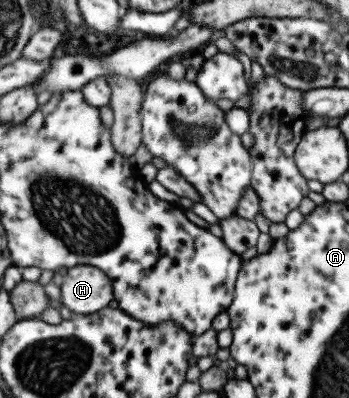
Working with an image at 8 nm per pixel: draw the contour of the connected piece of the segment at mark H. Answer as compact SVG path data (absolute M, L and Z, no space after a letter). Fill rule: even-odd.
M76 265L62 279L59 302L72 314L92 314L107 307L111 300L110 280L98 268Z

